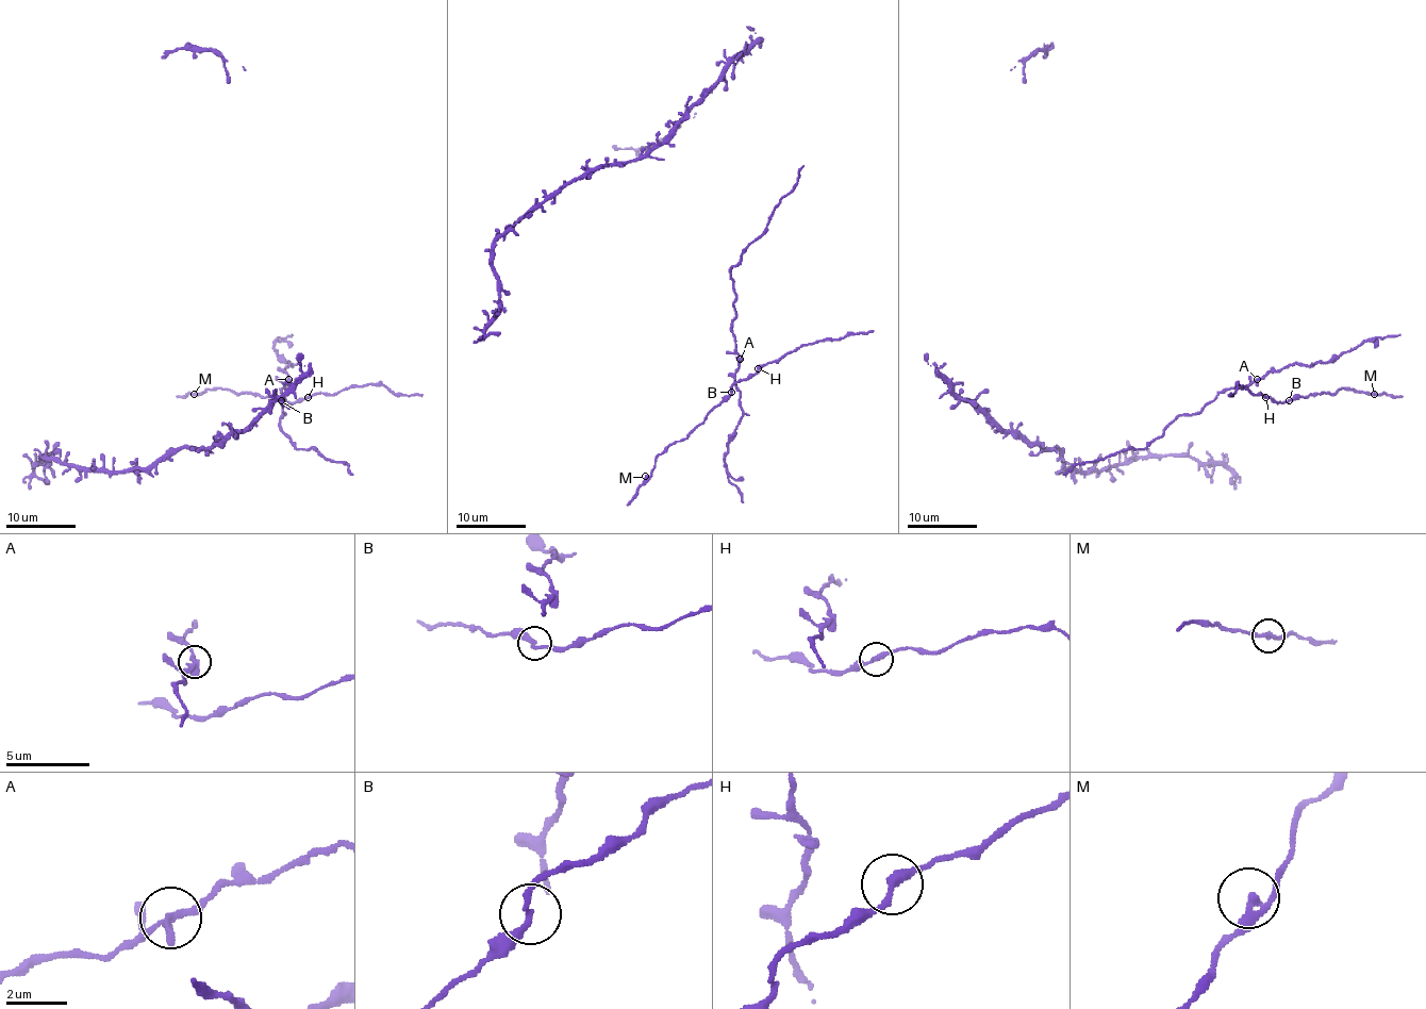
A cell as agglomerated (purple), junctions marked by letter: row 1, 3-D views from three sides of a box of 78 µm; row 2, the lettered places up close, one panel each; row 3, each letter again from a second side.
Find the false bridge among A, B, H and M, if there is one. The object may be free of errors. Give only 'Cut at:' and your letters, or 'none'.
Cut at: none

